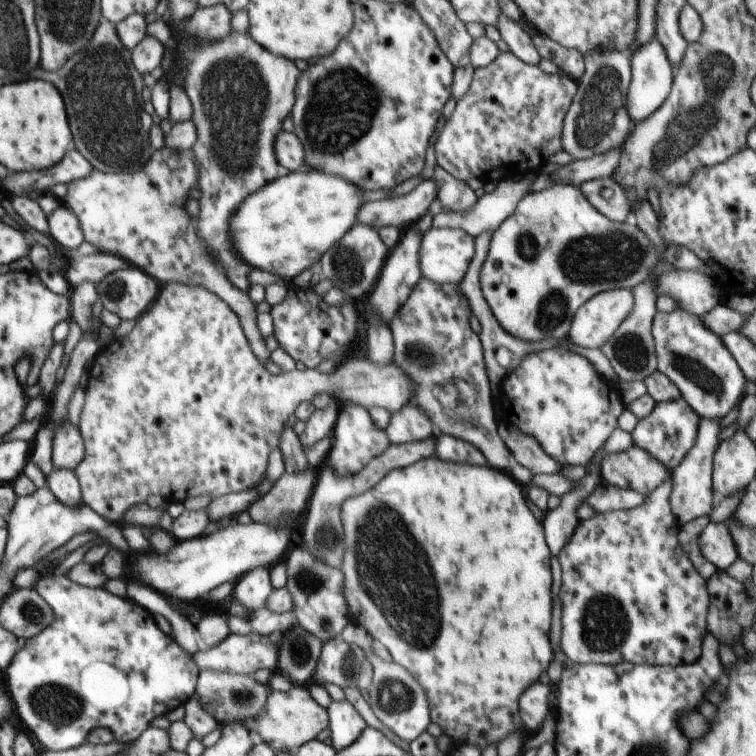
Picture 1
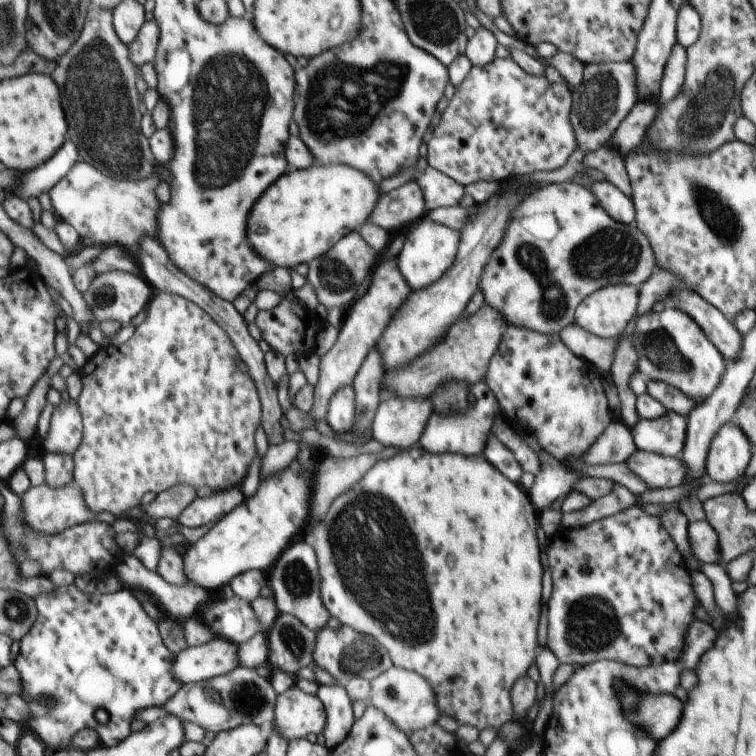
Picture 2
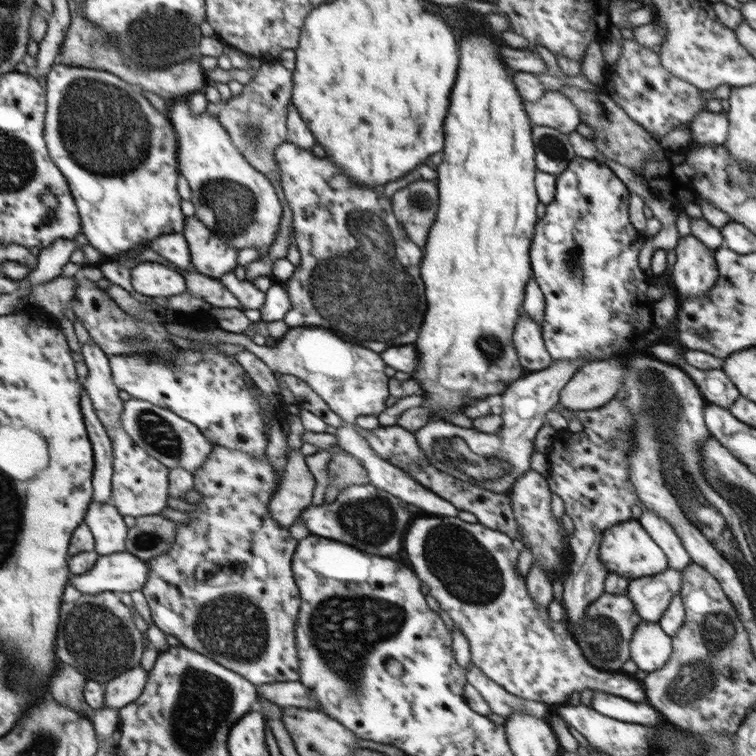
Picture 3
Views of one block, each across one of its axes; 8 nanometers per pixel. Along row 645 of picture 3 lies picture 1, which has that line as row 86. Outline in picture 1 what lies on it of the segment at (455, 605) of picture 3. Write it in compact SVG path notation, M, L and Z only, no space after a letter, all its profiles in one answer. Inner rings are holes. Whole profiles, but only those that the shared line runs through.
M499 52L498 56L485 67L475 68L468 92L456 101L456 107L444 128L434 142L436 162L455 179L473 182L475 178L484 184L506 179L520 180L534 174L549 162L550 158L562 150L562 128L564 118L578 84L563 73L548 74L538 67L522 62L512 52Z

